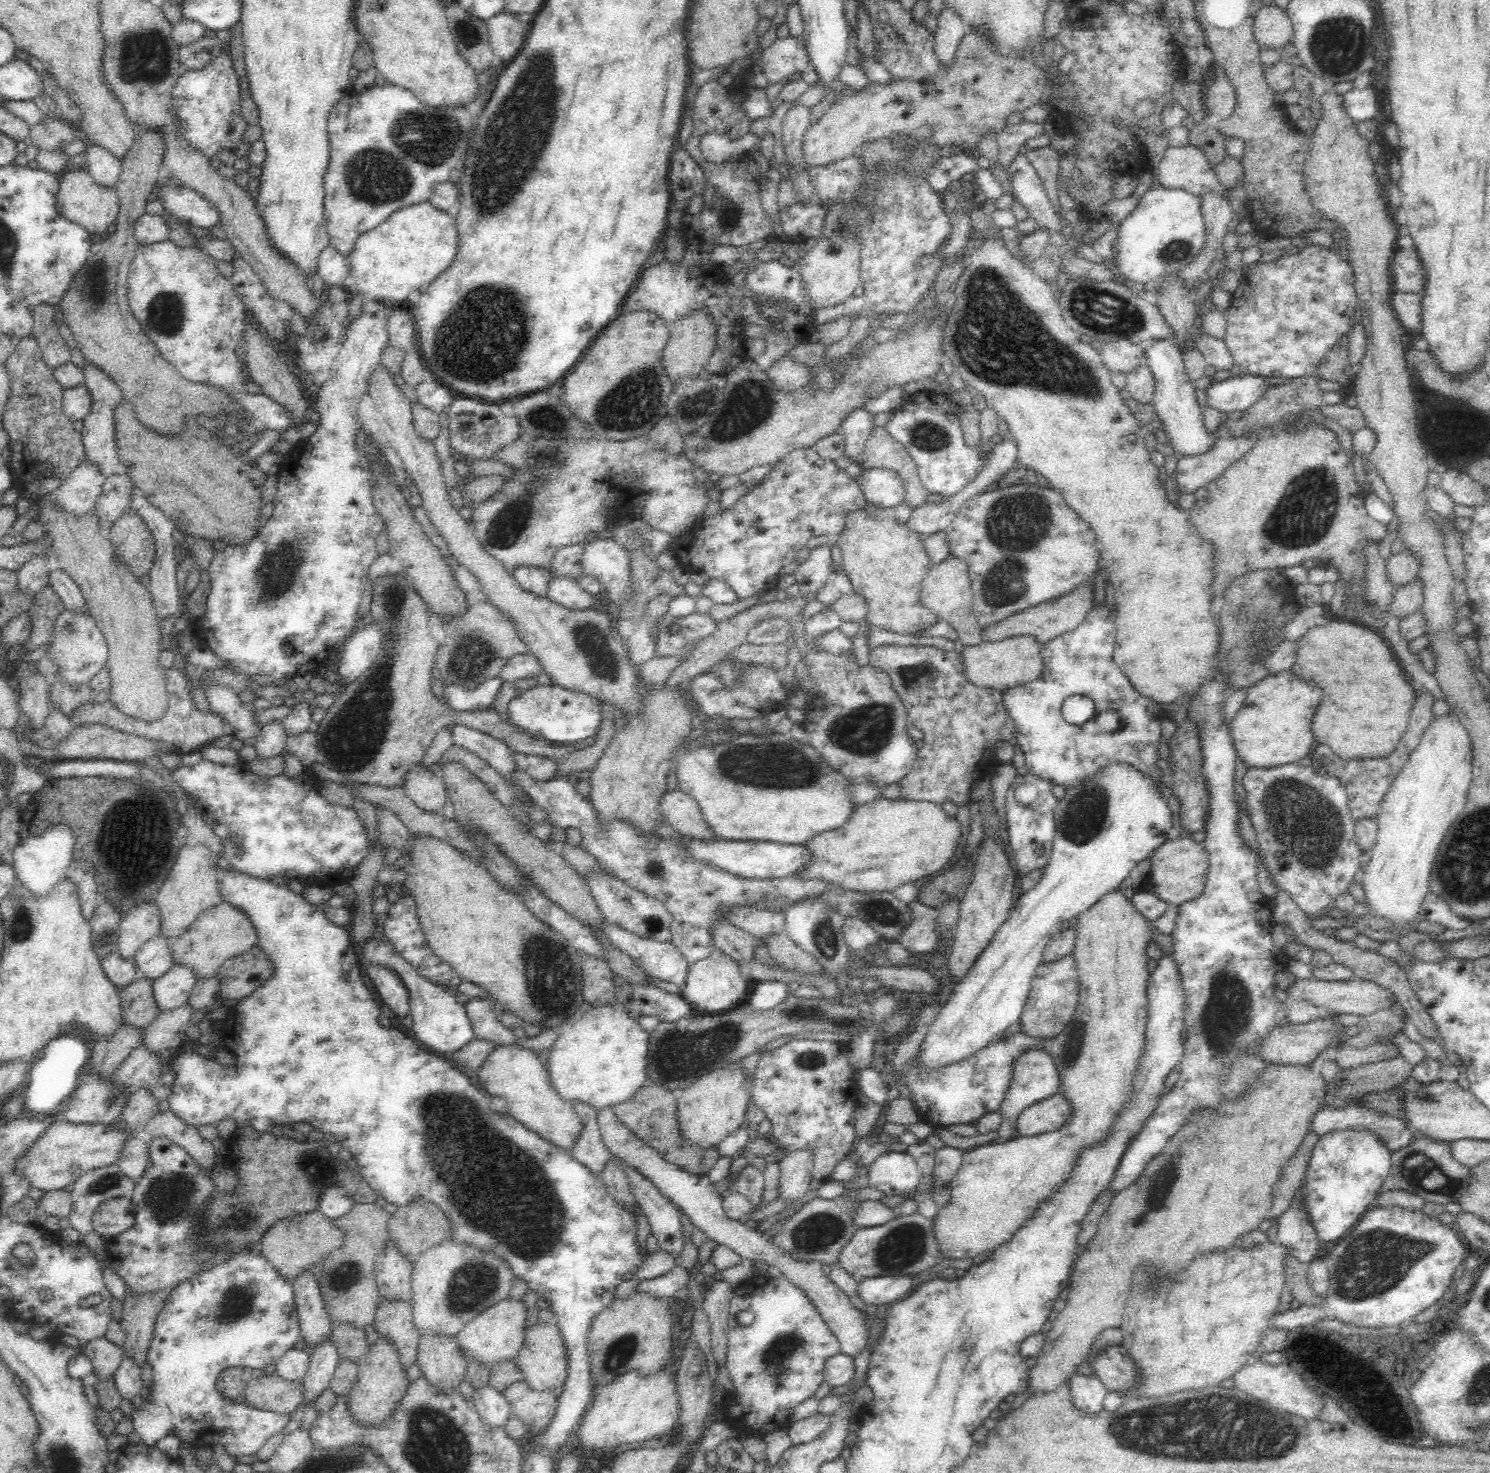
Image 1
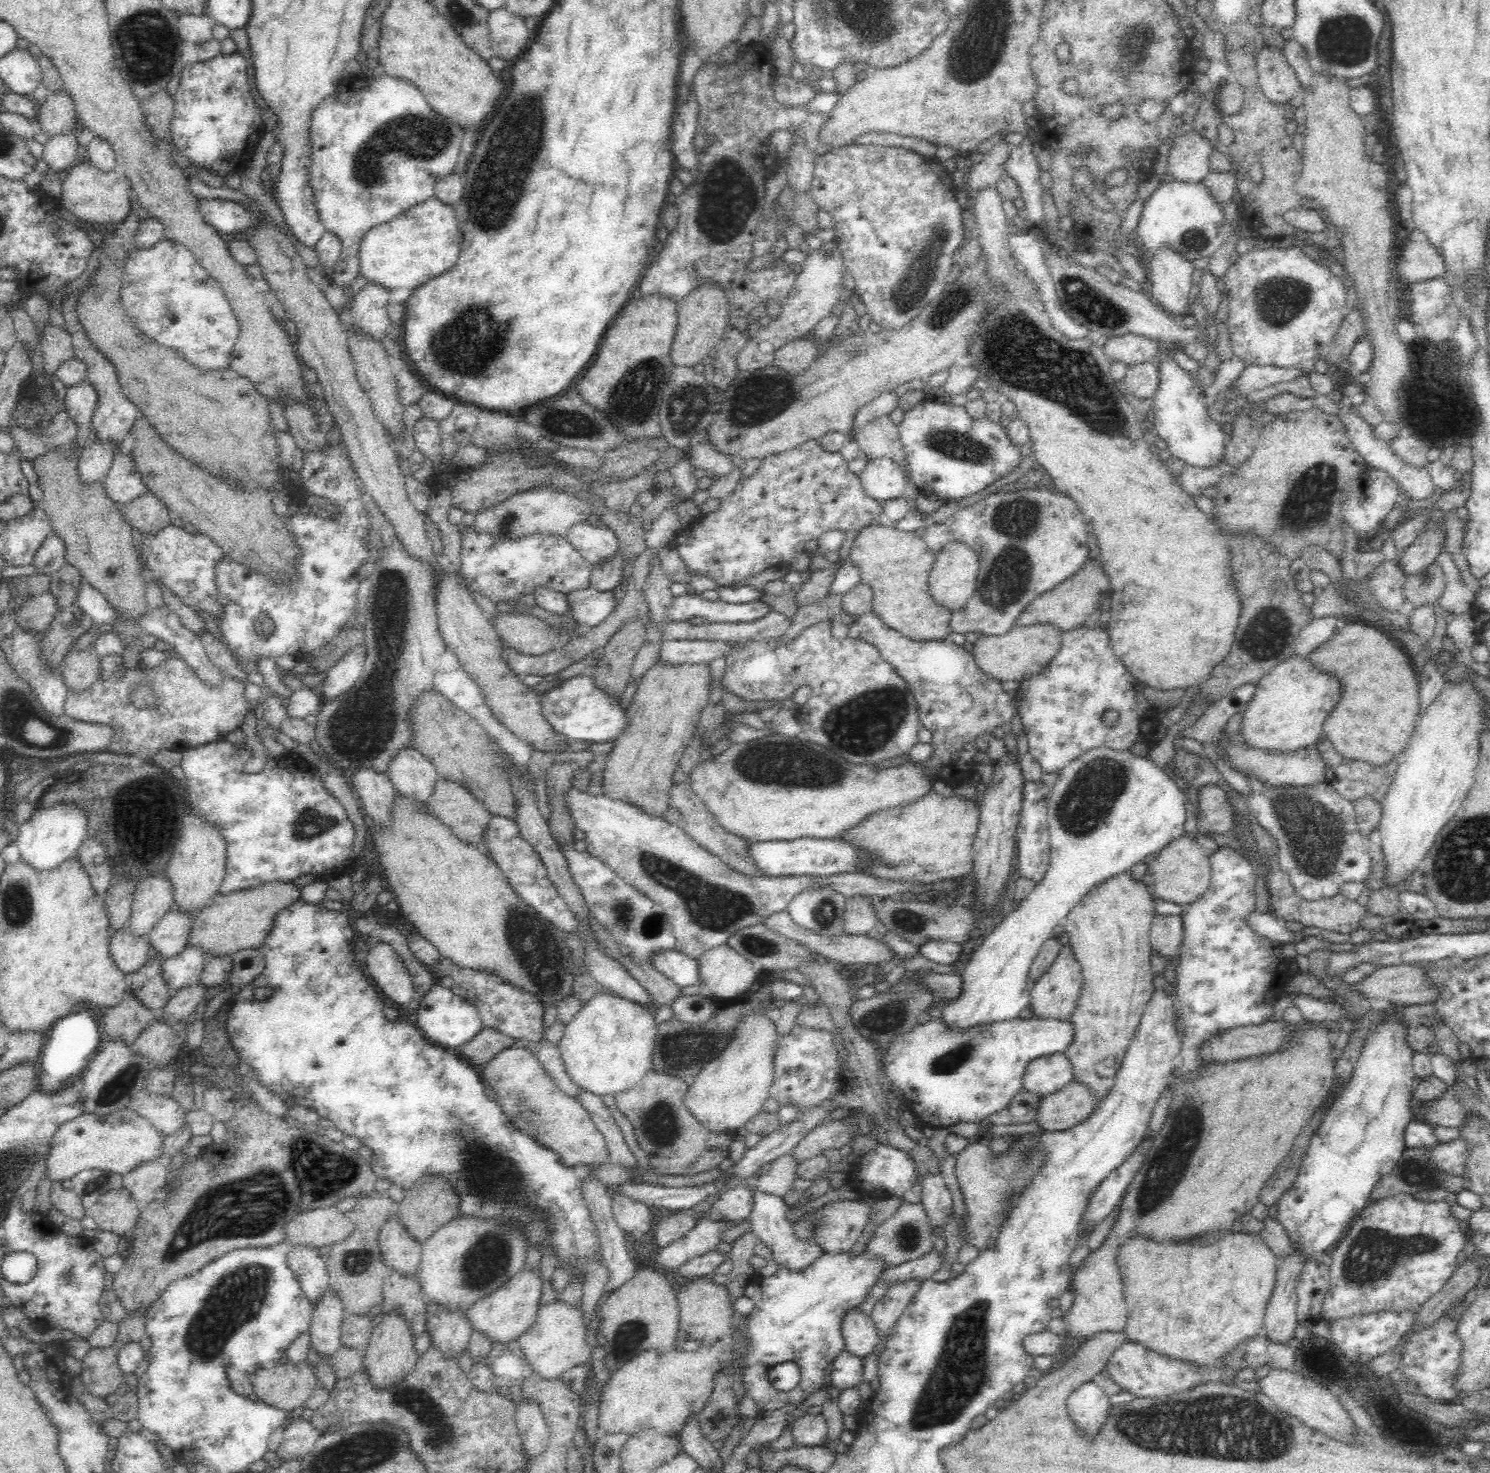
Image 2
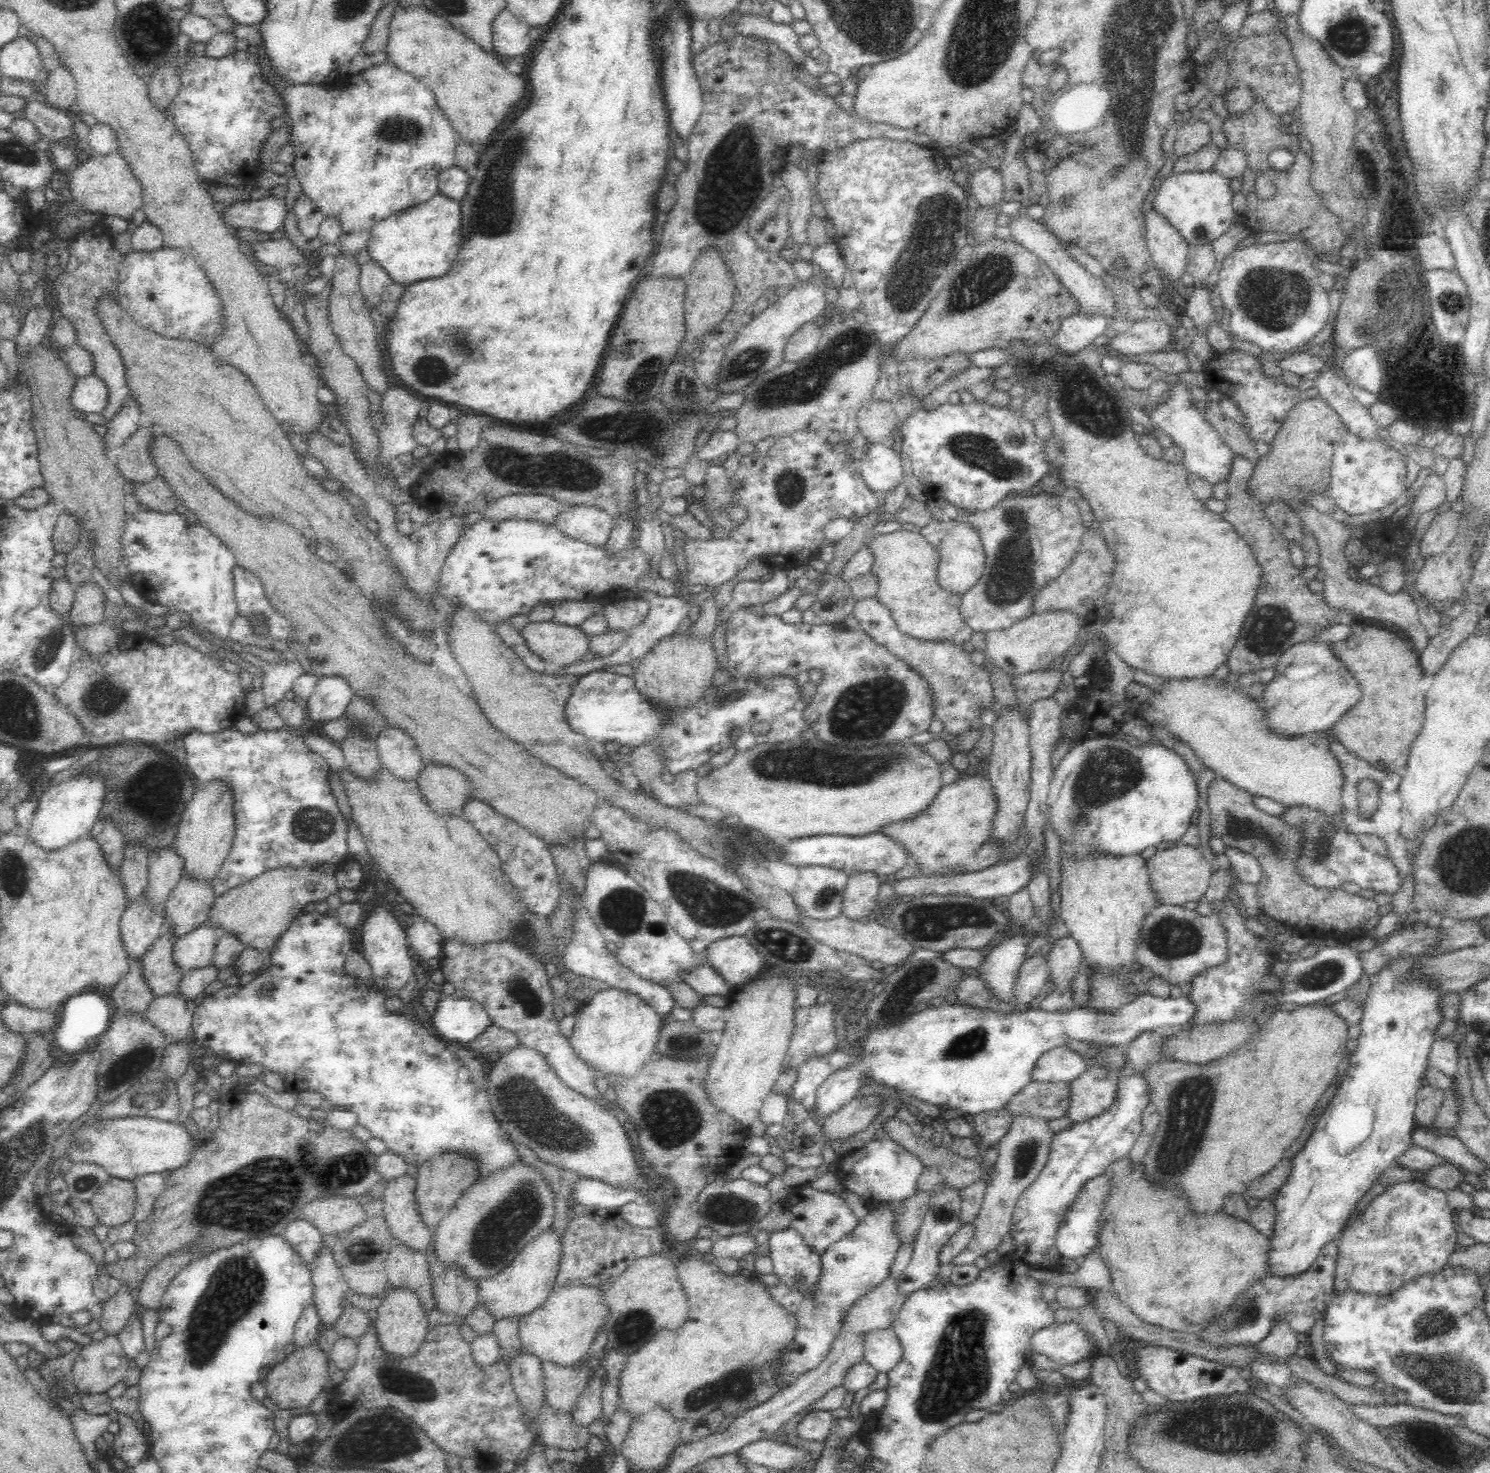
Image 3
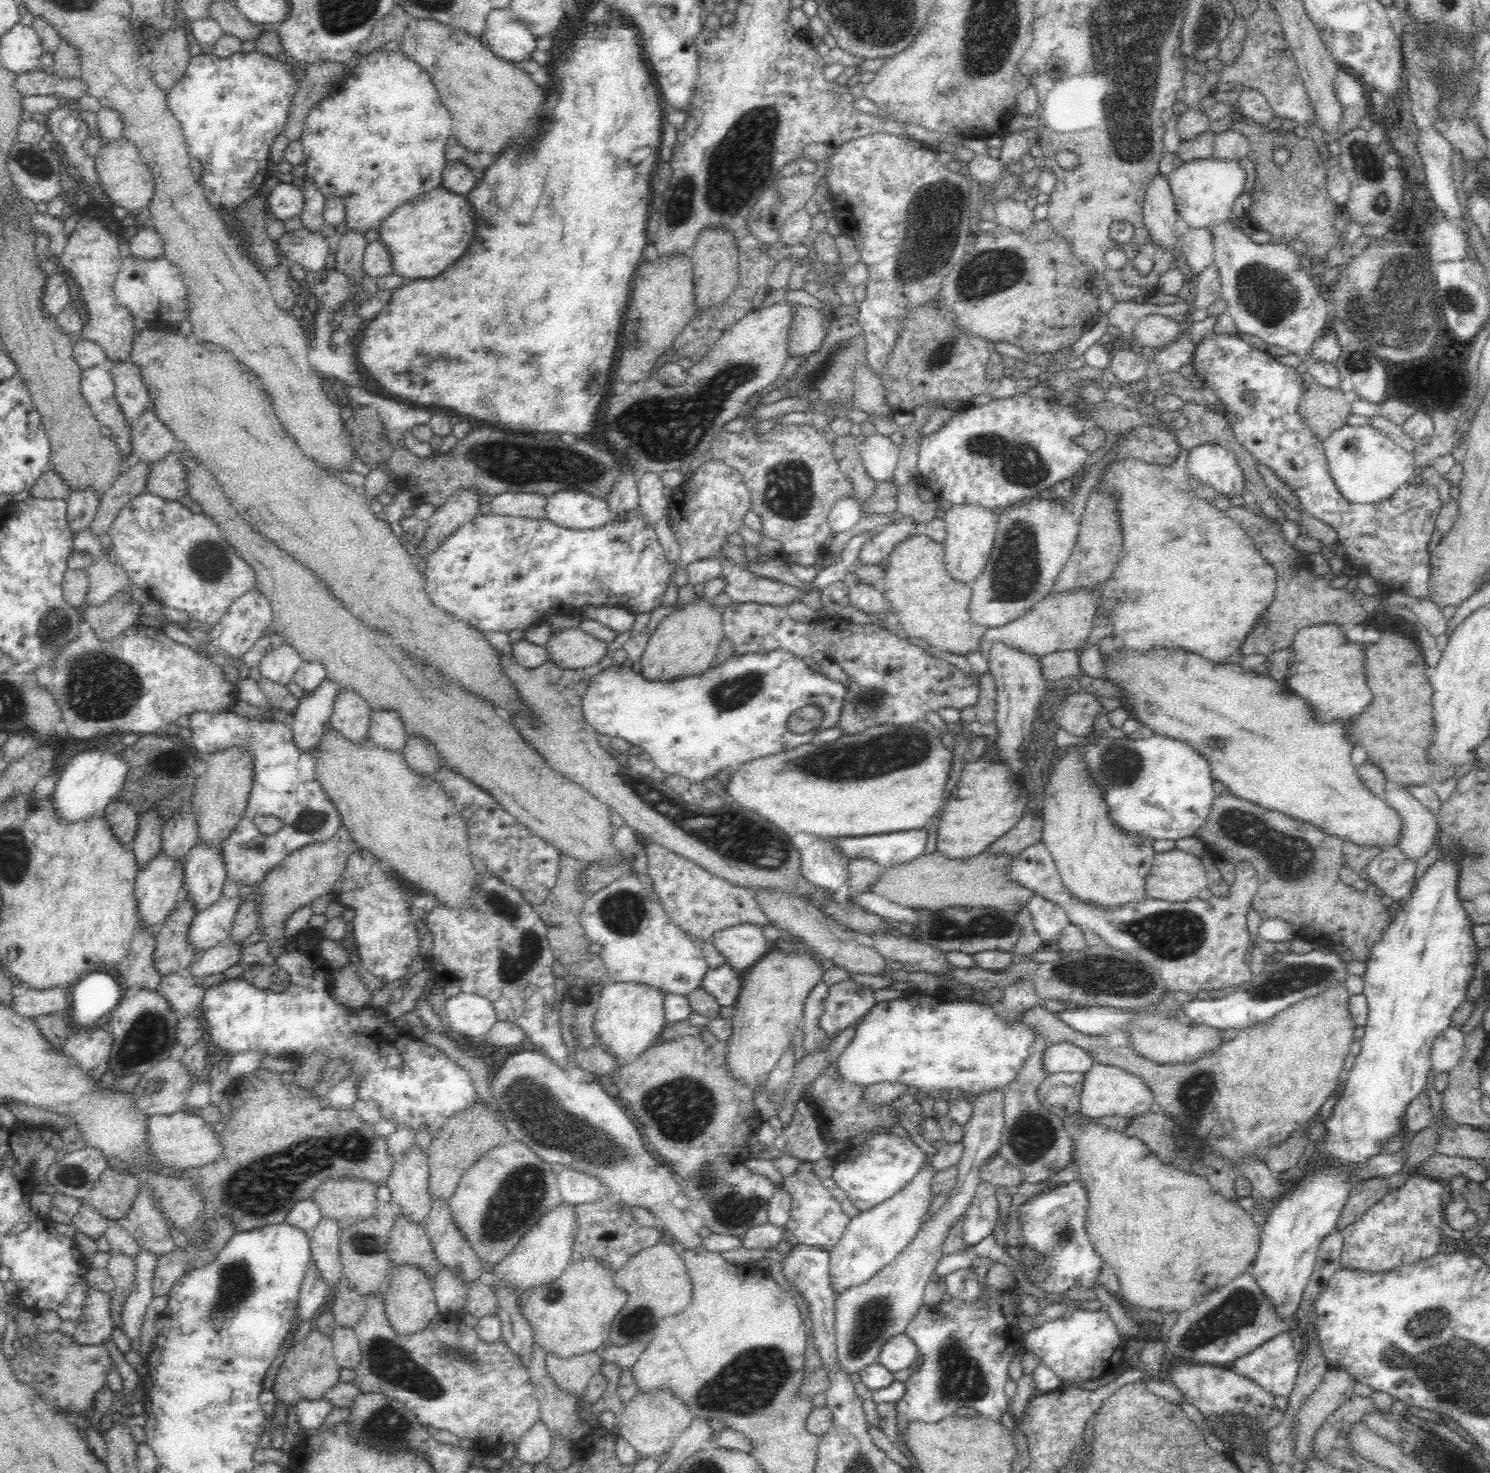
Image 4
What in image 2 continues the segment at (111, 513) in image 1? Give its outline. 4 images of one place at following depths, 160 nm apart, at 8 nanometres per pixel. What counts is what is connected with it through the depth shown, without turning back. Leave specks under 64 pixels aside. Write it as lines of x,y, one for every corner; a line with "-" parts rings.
116,455
106,476
104,484
107,496
122,507
147,493
148,488
143,484
140,473
134,469
134,461
130,455

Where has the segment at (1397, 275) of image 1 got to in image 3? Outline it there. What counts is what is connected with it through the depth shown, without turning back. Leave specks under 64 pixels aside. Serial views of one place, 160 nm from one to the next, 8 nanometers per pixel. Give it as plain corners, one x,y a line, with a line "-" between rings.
1431,232
1416,239
1413,250
1418,255
1423,272
1434,269
1455,270
1454,255
1448,241

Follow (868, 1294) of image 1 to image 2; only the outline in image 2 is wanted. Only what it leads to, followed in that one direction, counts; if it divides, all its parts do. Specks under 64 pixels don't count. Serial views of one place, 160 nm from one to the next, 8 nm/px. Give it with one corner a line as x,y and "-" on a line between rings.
932,1250
922,1258
909,1260
898,1266
886,1267
885,1270
882,1270
882,1274
876,1283
882,1281
890,1288
892,1285
912,1279
923,1281
930,1279
934,1272
938,1272
941,1267
943,1267
942,1258
938,1256
936,1250

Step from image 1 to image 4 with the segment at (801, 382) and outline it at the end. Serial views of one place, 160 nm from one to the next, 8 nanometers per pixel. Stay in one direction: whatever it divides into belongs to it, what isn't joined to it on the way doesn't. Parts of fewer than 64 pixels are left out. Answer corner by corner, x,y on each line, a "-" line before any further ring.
795,305
793,313
787,353
792,358
804,357
813,353
824,338
823,317
818,309
802,305

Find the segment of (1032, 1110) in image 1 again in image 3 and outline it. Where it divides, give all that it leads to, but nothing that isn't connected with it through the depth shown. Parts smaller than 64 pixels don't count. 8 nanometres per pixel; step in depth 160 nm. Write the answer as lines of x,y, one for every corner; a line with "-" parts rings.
1090,1067
1071,1080
1070,1105
1063,1115
1073,1123
1102,1115
1117,1100
1118,1078
1115,1069

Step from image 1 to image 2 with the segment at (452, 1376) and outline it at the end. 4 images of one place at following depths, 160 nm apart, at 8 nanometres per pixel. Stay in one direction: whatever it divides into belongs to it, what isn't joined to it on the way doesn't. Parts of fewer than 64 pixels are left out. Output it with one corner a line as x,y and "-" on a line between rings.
430,1303
427,1305
425,1332
430,1335
430,1344
436,1345
446,1359
458,1360
466,1352
473,1330
468,1323
468,1319
466,1319
466,1314
458,1313
458,1311
448,1313
442,1307
438,1307
436,1303

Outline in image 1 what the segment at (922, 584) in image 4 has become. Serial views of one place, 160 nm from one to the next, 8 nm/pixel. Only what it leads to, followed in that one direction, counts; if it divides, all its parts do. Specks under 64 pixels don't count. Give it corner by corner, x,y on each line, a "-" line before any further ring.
869,504
866,509
845,515
844,529
833,538
833,543
842,551
840,570
850,580
852,592
860,595
868,607
864,623
874,629
882,629
898,634
918,634
932,627
939,617
920,603
922,580
931,569
929,557
917,532
909,530
896,518
881,518
877,505

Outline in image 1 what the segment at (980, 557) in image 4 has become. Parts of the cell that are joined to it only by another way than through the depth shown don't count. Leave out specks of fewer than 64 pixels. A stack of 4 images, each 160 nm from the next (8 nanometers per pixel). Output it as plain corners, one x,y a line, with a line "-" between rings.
950,555
941,564
932,566
922,580
919,597
922,606
938,616
954,632
954,638
962,641
964,647
981,643
981,628
973,611
973,592
968,580
968,569
962,560

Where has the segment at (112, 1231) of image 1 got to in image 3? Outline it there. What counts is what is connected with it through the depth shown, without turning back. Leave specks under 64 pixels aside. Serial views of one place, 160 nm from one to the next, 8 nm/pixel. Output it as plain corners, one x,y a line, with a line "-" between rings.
111,1177
89,1200
99,1226
117,1227
126,1224
134,1216
136,1191
131,1180

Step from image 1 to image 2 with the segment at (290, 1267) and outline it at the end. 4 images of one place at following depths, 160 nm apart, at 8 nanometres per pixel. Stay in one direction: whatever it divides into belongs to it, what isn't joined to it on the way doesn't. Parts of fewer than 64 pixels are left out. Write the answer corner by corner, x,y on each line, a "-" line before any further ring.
334,1205
298,1213
288,1224
290,1226
284,1226
285,1240
281,1244
289,1249
332,1246
342,1243
354,1230
354,1223
347,1214
340,1213

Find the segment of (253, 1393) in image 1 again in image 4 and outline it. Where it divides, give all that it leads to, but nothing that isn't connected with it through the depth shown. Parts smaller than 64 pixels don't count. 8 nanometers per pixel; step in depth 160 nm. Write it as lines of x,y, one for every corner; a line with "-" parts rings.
314,1328
285,1351
276,1365
278,1373
270,1389
277,1401
288,1406
294,1406
299,1400
322,1399
326,1391
338,1383
341,1370
334,1358
332,1339

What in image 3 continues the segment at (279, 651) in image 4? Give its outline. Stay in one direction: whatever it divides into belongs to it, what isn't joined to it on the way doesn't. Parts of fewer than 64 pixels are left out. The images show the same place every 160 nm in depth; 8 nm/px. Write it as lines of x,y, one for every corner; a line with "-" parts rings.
295,657
285,660
281,664
256,660
256,666
264,670
263,699
265,706
272,708
284,699
286,692
293,686
294,680
303,672
303,666

